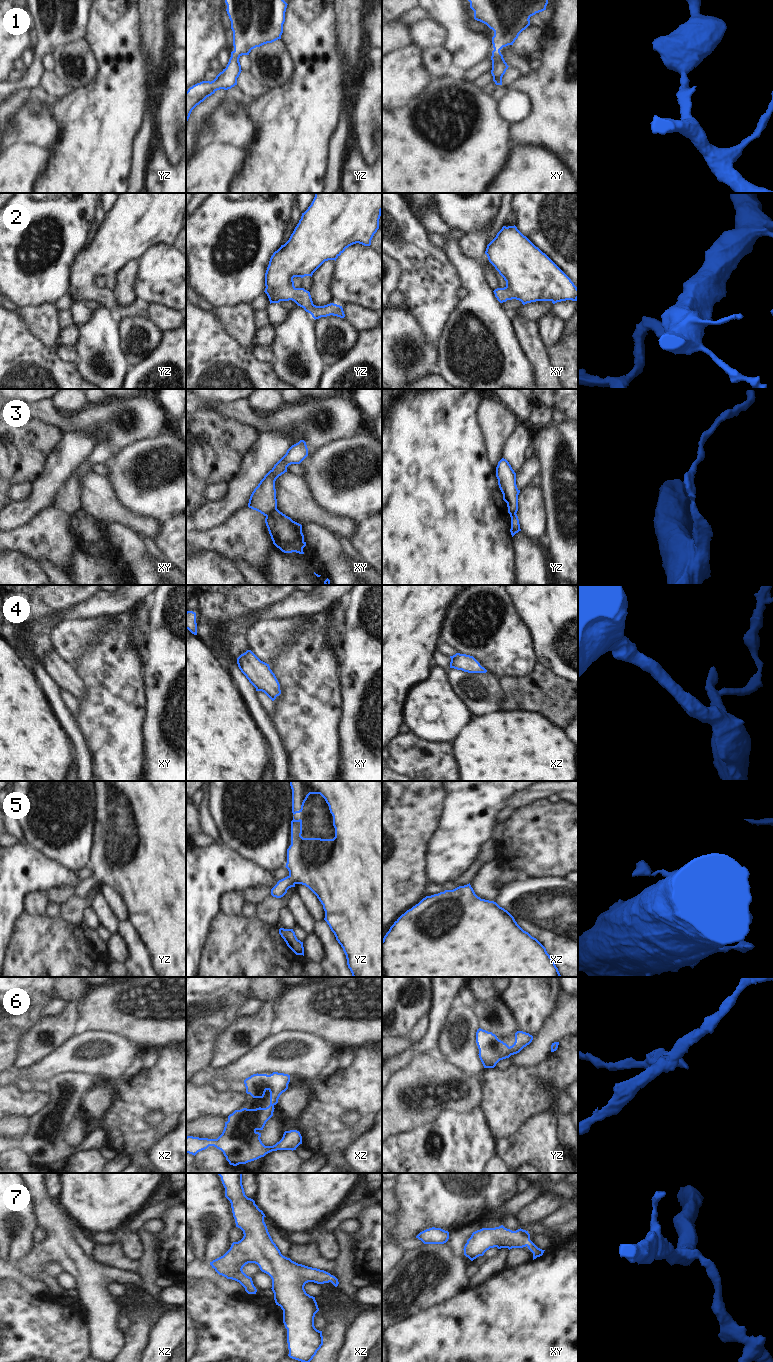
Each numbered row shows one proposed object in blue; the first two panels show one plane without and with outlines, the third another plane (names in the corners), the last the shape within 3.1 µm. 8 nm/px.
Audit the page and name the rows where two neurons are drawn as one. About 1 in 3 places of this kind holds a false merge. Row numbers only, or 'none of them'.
3

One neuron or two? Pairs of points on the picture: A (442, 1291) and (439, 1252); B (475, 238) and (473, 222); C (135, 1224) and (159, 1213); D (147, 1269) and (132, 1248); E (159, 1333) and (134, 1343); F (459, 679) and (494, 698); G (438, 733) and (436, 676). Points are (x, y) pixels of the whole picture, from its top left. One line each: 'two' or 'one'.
A: one
B: two
C: one
D: two
E: two
F: one
G: one

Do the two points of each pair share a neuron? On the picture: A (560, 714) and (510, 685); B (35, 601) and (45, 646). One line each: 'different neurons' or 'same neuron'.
A: same neuron
B: same neuron

